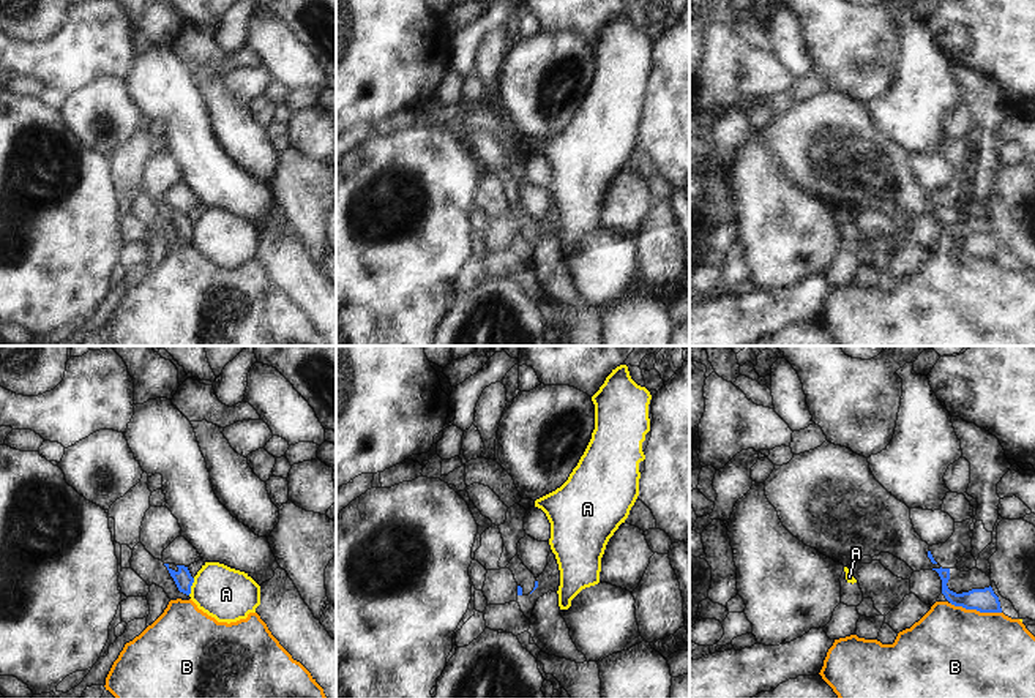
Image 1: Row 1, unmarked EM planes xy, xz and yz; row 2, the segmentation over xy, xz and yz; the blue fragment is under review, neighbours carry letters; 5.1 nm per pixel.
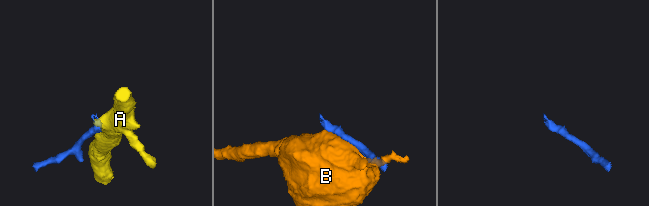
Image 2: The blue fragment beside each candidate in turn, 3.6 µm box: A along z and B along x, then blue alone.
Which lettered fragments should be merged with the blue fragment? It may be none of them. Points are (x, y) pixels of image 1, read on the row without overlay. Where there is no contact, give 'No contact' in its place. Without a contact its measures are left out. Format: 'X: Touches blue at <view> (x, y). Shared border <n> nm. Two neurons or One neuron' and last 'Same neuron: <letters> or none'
A: Touches blue at xy (191, 231). Shared border 90 nm. Two neurons
B: Touches blue at yz (975, 255). Shared border 280 nm. Two neurons
Same neuron: none

